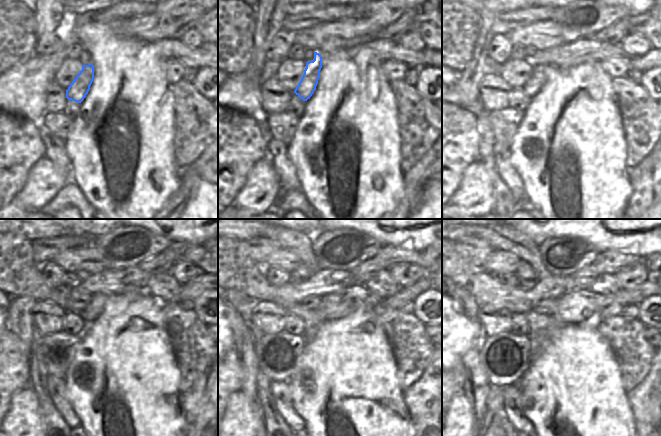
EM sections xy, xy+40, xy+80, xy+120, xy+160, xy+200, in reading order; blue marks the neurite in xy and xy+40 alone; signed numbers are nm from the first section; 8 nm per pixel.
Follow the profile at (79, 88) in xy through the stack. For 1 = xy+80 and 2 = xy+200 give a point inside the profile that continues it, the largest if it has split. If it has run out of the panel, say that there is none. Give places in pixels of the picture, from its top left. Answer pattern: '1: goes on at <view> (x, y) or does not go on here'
1: goes on at xy+80 (532, 87)
2: goes on at xy+200 (577, 306)

